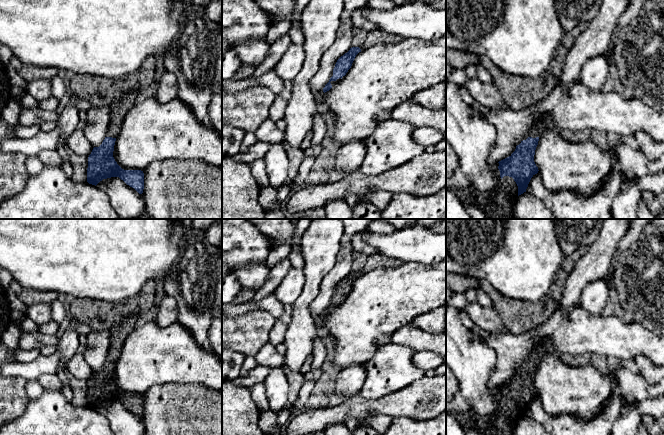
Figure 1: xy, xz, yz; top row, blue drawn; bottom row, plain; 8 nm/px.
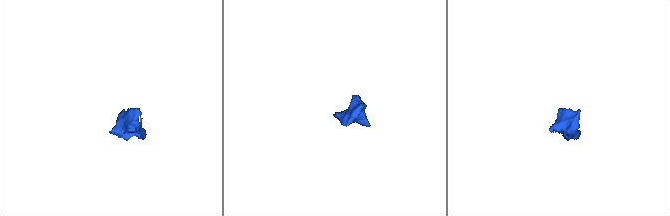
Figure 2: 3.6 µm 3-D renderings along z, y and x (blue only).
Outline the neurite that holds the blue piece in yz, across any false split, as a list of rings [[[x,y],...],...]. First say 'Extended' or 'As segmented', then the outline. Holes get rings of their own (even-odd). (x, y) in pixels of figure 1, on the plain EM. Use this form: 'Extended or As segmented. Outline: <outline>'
Extended. Outline: [[[544,341],[542,347],[531,354],[529,361],[521,365],[509,381],[498,386],[501,404],[494,419],[493,435],[514,435],[517,421],[526,416],[531,402],[538,397],[534,379],[547,346]]]

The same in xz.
Extended. Outline: [[[352,271],[347,277],[345,277],[337,284],[333,293],[333,300],[323,312],[324,317],[333,312],[342,303],[342,301],[346,299],[348,294],[351,292],[356,279],[359,276],[361,276],[359,271]]]

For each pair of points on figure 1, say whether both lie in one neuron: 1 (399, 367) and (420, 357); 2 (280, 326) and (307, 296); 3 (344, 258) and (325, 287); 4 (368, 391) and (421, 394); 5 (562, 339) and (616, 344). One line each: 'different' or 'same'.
1: different
2: different
3: same
4: different
5: same

